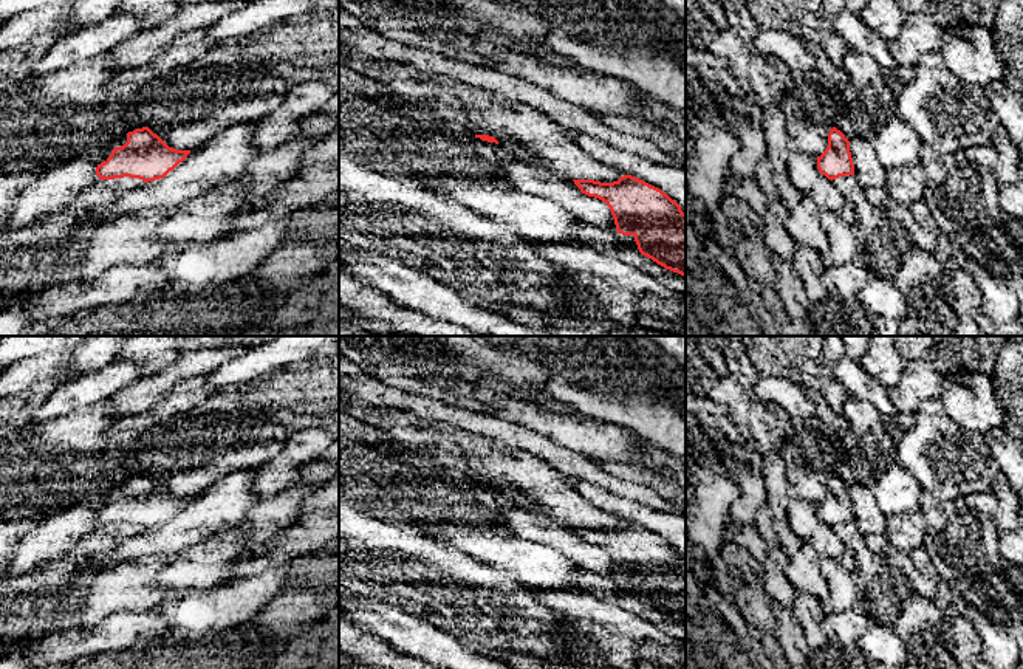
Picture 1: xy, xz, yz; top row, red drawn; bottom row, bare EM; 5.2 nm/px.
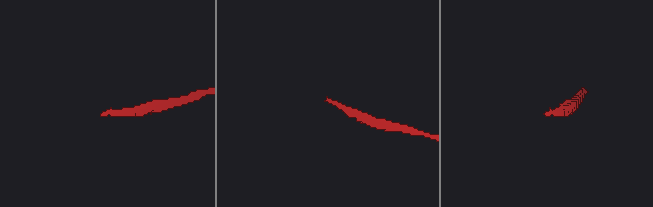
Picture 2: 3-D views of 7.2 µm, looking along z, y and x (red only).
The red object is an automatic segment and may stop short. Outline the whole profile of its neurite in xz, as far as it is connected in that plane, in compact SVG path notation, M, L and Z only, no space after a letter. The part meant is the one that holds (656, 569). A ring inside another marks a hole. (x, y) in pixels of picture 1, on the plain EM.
M631 522L613 530L573 528L610 554L616 578L633 582L642 602L686 624L686 561L675 547Z

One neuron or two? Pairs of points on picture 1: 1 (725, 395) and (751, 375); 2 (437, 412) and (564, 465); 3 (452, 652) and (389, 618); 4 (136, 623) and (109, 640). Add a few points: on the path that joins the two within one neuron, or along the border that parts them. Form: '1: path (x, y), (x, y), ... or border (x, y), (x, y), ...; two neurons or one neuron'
1: border (731, 373), (749, 391); two neurons
2: path (468, 420), (533, 442); one neuron
3: path (437, 646), (404, 632); one neuron
4: path (130, 629), (115, 634); one neuron

